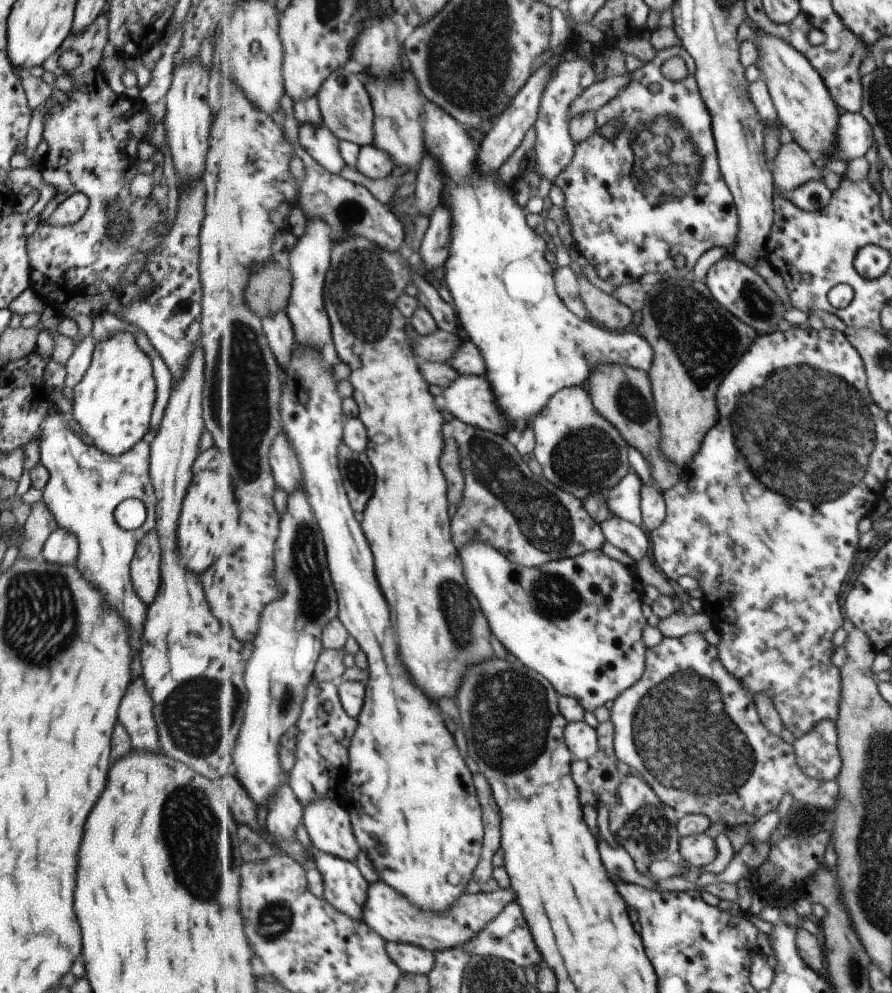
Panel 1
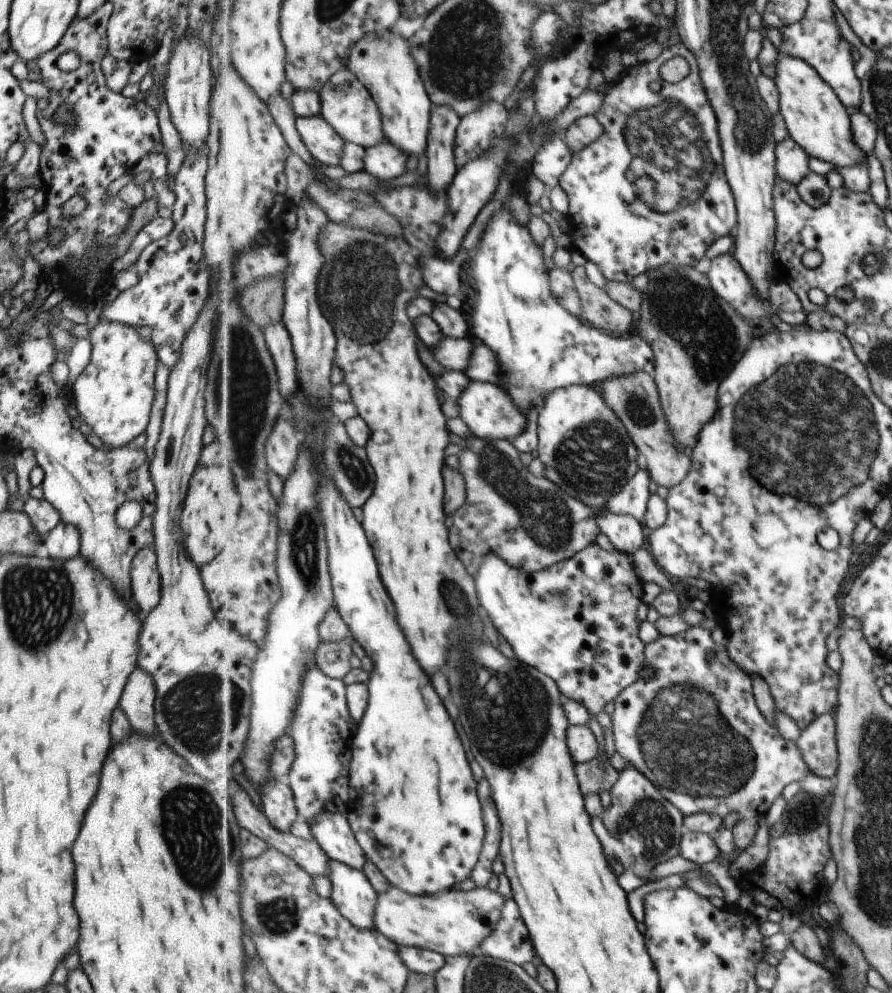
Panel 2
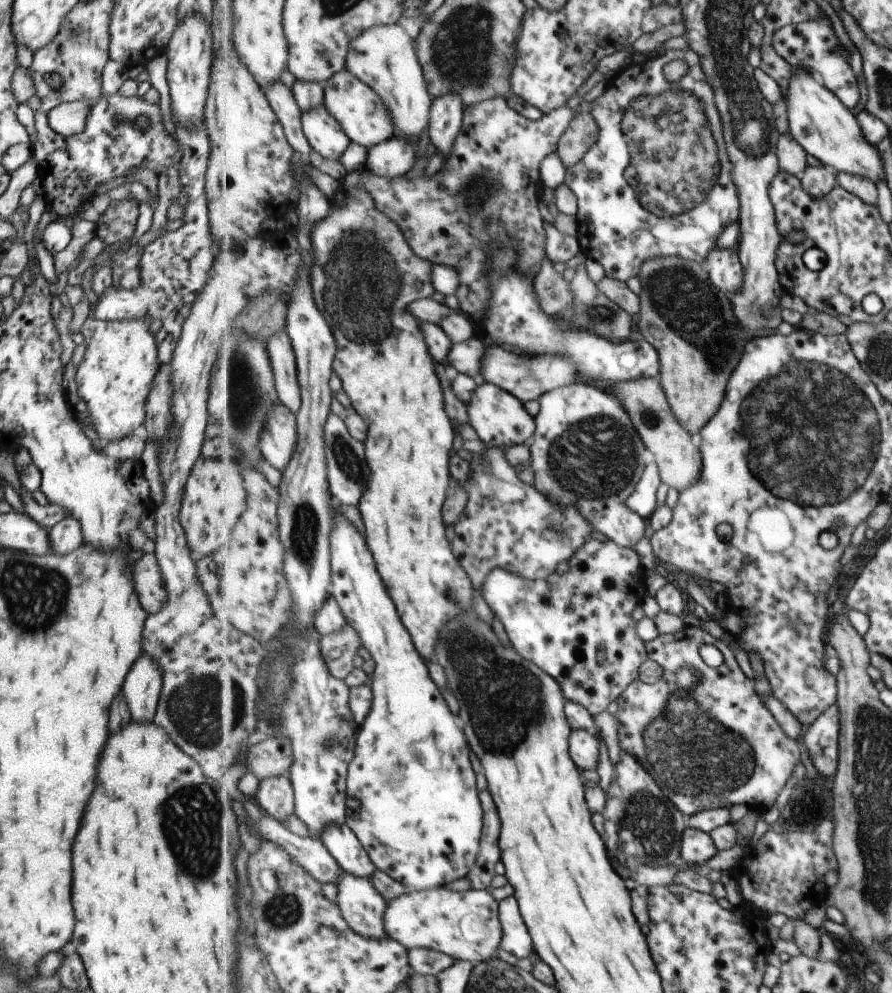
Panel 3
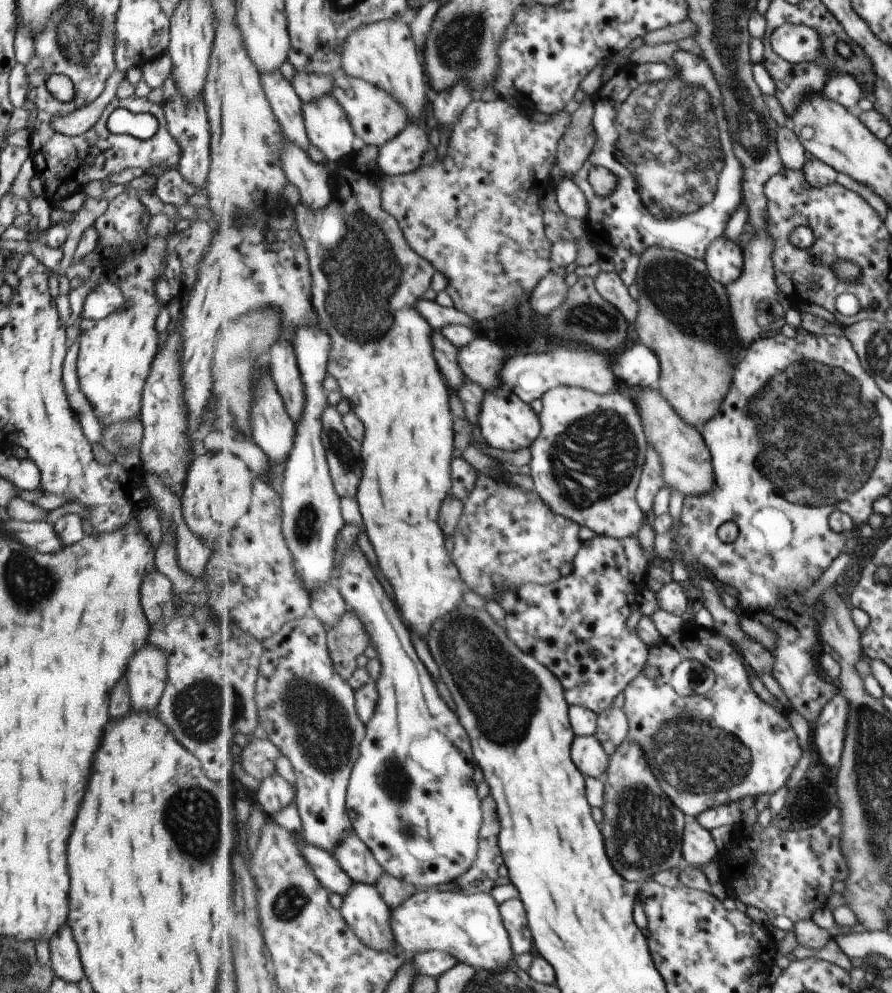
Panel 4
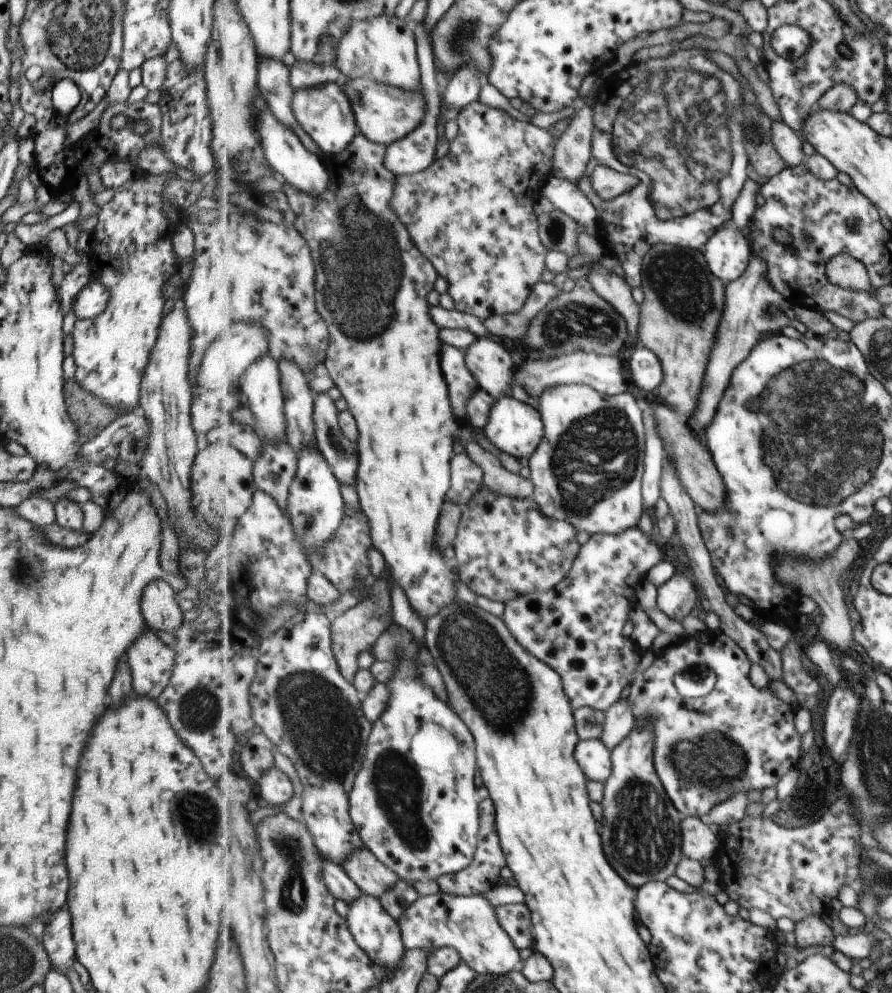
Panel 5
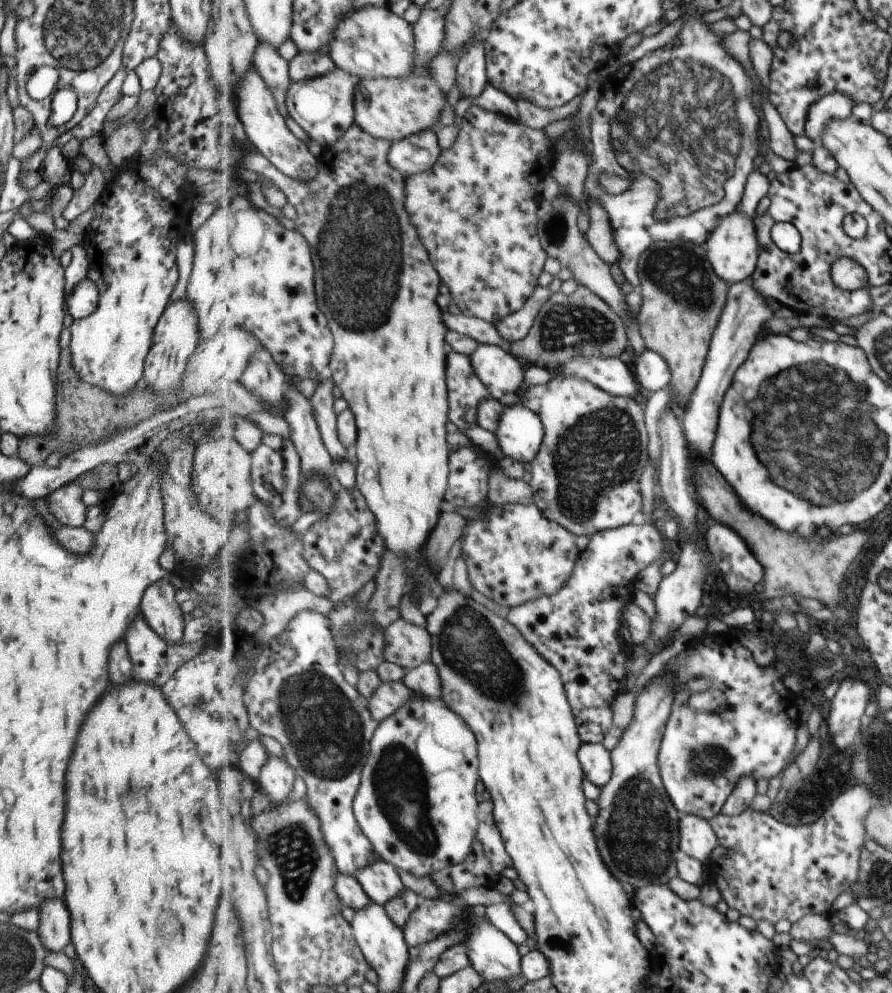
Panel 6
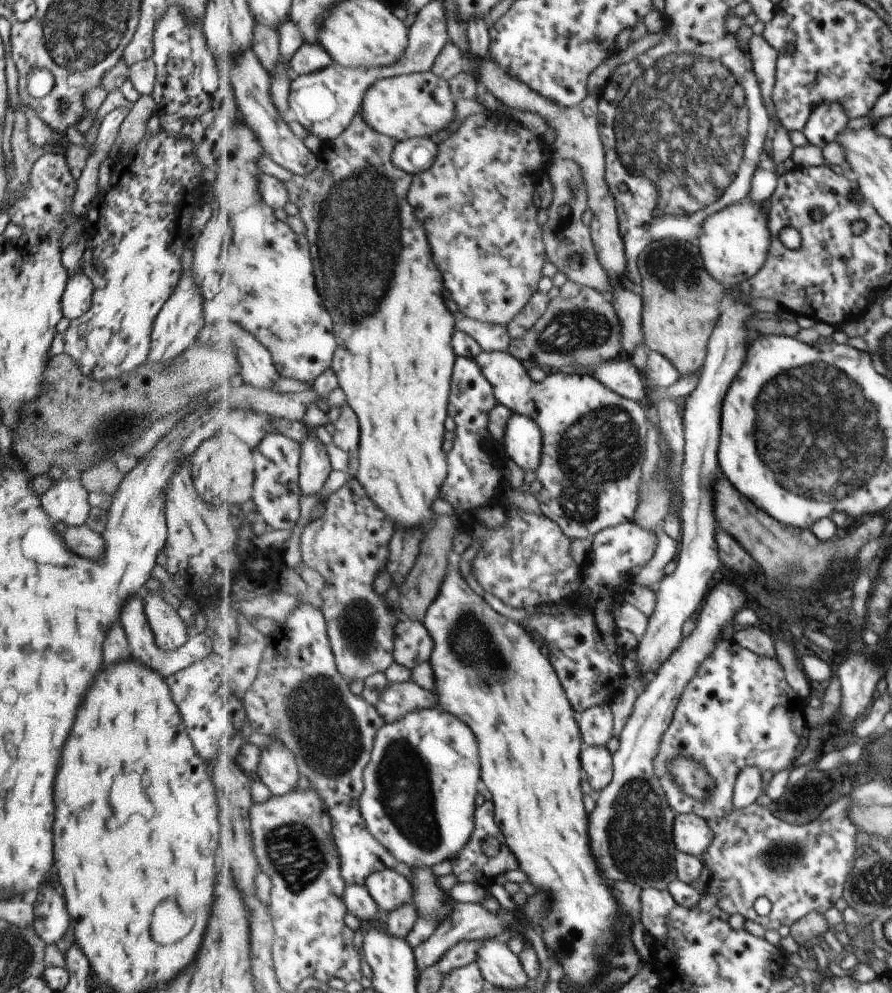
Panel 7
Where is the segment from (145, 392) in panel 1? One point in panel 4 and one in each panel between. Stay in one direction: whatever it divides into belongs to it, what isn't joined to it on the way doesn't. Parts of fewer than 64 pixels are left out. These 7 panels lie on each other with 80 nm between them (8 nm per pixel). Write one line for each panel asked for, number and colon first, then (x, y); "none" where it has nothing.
2: (113, 393)
3: (119, 362)
4: (114, 354)

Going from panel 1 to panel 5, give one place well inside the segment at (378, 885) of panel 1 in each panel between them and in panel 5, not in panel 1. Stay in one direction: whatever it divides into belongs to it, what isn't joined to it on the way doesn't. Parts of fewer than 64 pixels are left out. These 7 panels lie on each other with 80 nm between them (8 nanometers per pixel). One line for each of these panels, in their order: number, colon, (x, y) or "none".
2: (456, 923)
3: (466, 925)
4: (470, 926)
5: (469, 924)

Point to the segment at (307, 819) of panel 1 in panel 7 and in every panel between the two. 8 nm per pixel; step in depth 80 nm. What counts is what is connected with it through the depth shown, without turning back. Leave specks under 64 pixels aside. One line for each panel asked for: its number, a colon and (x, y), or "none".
2: (335, 835)
3: (343, 843)
4: (358, 860)
5: (374, 878)
6: (381, 881)
7: (391, 891)

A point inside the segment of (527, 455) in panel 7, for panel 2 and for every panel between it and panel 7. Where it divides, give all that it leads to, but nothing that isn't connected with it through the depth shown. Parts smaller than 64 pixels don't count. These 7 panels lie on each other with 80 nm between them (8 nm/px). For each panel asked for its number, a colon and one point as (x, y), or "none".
2: (489, 412)
3: (497, 416)
4: (506, 422)
5: (516, 428)
6: (520, 435)

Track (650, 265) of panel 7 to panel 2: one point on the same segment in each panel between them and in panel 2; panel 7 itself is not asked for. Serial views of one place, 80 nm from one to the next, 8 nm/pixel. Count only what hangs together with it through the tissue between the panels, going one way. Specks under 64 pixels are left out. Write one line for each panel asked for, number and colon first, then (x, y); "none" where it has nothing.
2: (704, 338)
3: (683, 314)
4: (684, 315)
5: (684, 302)
6: (684, 299)

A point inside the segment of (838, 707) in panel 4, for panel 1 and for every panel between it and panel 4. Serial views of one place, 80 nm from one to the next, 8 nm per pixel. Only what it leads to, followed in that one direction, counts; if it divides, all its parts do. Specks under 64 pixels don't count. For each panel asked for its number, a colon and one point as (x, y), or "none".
1: (818, 754)
2: (818, 744)
3: (822, 740)

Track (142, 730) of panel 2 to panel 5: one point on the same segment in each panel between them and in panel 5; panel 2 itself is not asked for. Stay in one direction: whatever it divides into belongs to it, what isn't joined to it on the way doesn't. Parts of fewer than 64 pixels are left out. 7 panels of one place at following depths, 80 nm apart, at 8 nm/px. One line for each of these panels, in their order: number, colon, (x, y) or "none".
3: (142, 685)
4: (146, 673)
5: (150, 661)

